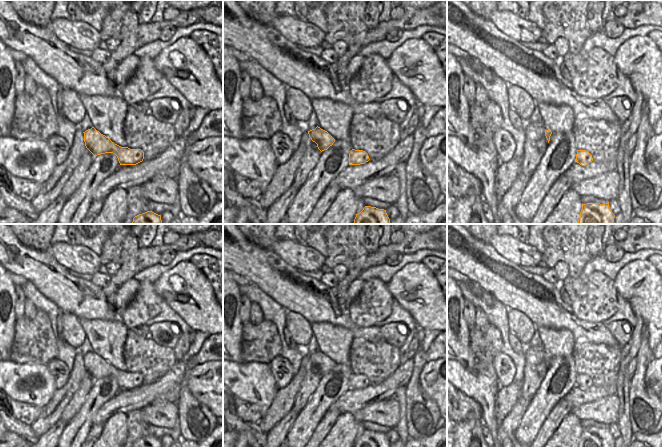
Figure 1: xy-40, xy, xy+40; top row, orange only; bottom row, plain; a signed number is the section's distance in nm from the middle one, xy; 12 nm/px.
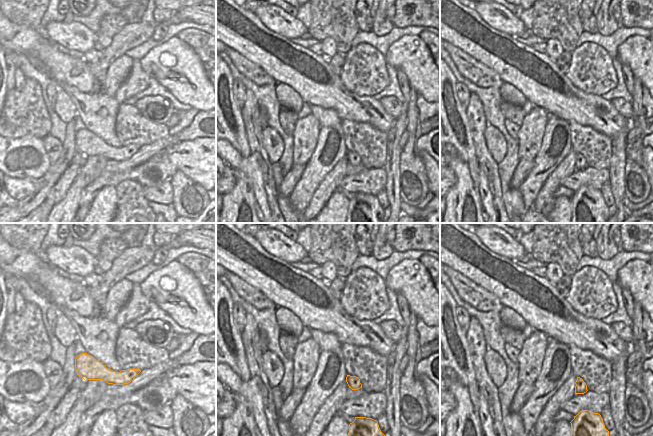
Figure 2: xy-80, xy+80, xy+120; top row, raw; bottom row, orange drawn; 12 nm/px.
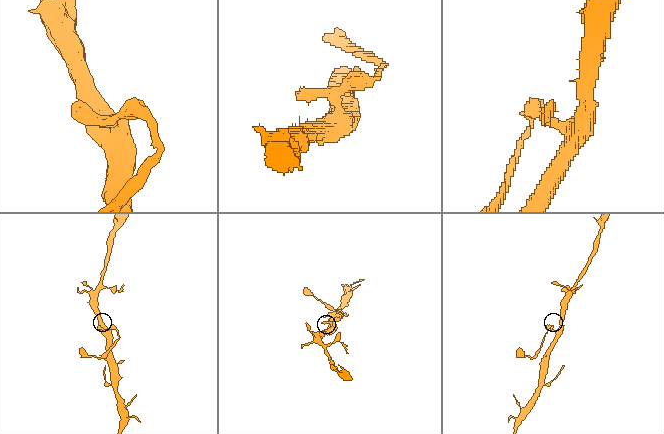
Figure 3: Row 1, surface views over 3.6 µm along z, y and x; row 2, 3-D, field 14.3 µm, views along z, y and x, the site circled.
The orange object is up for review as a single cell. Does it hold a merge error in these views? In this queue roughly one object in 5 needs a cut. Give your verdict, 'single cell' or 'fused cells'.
fused cells

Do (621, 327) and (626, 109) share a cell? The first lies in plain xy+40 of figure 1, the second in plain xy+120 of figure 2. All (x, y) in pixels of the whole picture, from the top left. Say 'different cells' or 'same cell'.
same cell

